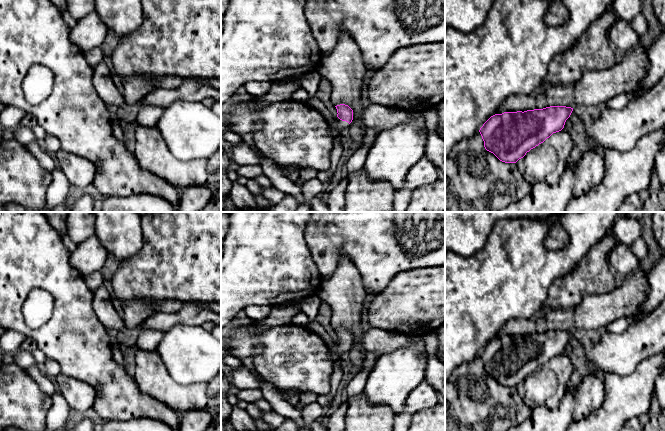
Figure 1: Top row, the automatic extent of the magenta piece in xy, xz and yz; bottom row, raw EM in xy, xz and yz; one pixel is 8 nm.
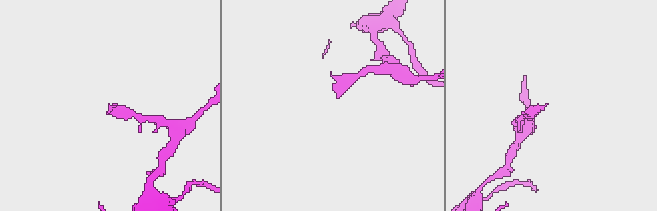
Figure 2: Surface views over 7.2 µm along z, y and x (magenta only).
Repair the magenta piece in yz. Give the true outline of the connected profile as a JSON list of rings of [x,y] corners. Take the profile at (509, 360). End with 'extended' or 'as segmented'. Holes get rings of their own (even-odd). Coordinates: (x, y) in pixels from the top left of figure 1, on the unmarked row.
[[[550,330],[491,340],[479,356],[487,375],[500,385],[516,387],[527,376],[564,352],[573,332]]]; as segmented

